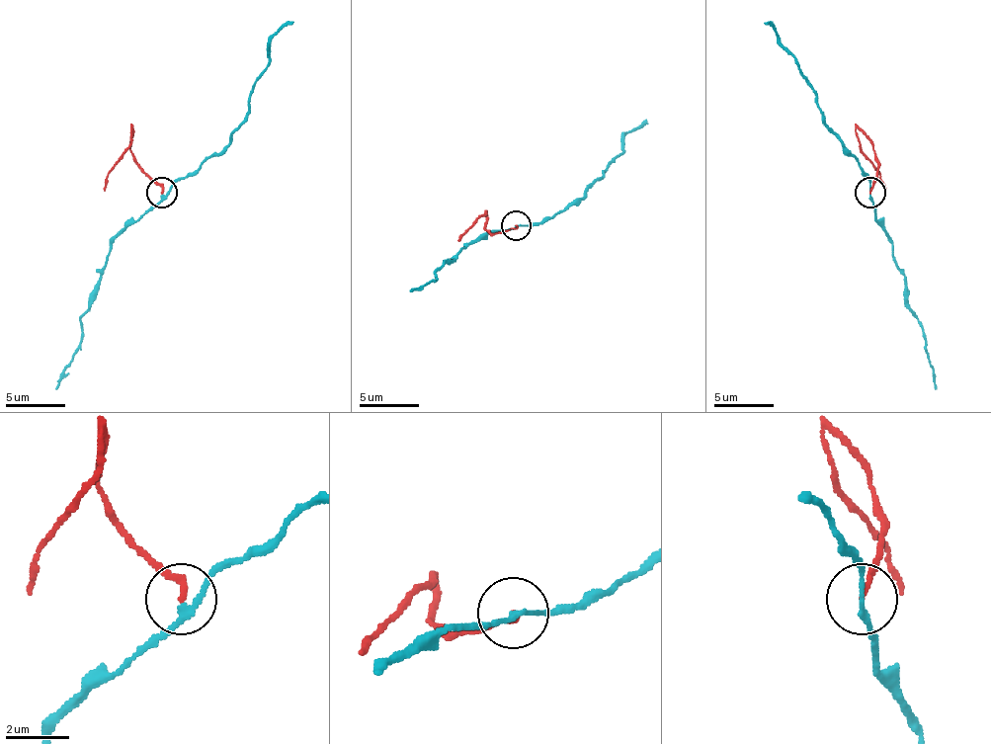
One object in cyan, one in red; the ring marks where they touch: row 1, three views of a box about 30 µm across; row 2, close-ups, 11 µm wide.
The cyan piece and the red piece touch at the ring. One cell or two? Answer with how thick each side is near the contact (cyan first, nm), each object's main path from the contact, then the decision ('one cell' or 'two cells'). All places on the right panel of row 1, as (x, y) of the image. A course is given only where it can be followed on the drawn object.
150 nm thick on the cyan side, 200 nm on the other; cyan runs (869, 193), (869, 178), (824, 121), (818, 94), (797, 58), (764, 22); red runs (869, 193), (878, 160), (872, 142), (861, 130), (861, 151), (881, 175), (884, 190); two cells

